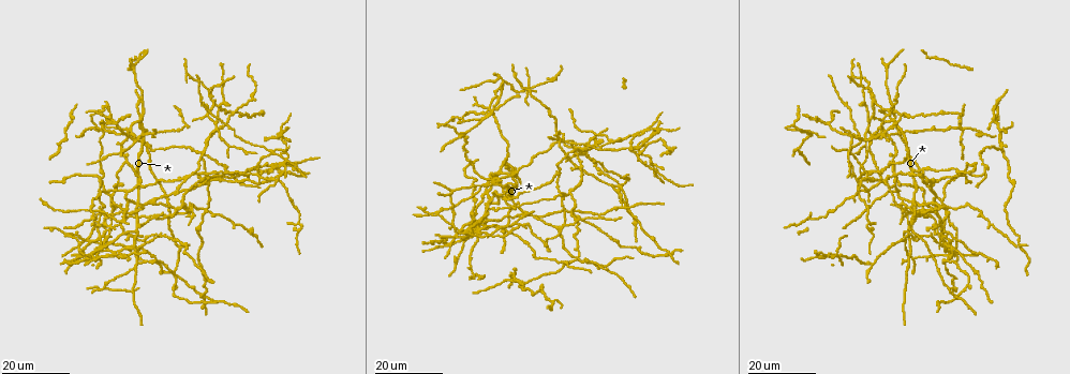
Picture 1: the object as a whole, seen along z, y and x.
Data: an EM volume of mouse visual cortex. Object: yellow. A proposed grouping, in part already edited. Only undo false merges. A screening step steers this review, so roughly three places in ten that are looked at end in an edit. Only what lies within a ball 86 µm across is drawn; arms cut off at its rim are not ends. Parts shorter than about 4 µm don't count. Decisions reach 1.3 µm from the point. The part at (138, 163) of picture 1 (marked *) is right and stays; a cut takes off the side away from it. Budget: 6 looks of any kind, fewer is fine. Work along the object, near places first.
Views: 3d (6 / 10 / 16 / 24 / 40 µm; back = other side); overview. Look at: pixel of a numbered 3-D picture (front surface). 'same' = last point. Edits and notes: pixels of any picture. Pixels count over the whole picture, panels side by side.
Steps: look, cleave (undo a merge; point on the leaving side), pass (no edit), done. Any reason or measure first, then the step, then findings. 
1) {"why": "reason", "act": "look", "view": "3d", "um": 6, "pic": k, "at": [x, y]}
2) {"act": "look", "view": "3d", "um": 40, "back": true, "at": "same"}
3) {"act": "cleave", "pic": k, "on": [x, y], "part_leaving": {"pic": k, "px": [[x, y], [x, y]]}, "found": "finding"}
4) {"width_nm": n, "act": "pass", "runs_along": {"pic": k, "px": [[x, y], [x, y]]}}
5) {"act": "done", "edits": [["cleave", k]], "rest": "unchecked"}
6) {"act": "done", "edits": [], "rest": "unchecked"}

{"why": "arms part here", "act": "look", "view": "3d", "um": 16, "pic": 1, "at": [128, 190]}

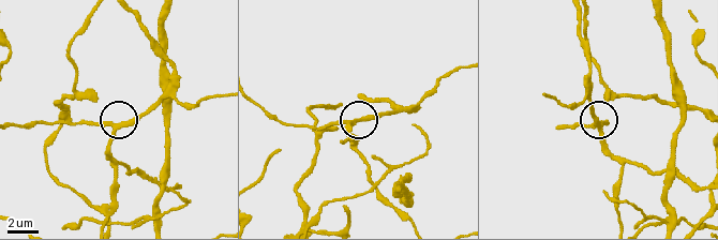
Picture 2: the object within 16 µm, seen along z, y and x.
{"why": "zoom in", "act": "look", "view": "3d", "um": 10, "pic": 2, "at": [601, 125]}

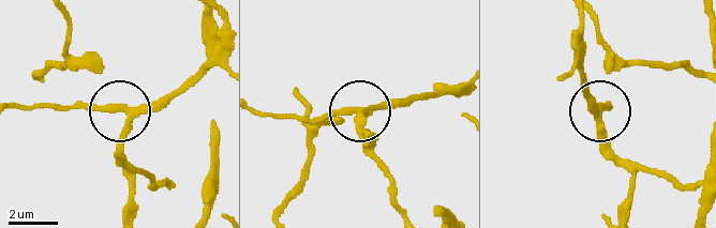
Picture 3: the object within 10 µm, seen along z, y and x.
{"width_nm": 280, "act": "pass", "runs_along": {"pic": 3, "px": [[221, 47], [161, 99], [122, 110], [124, 173]]}, "found": "all the same cell"}

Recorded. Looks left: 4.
{"why": "three-way junction", "act": "look", "view": "3d", "um": 24, "pic": 1, "at": [126, 160]}

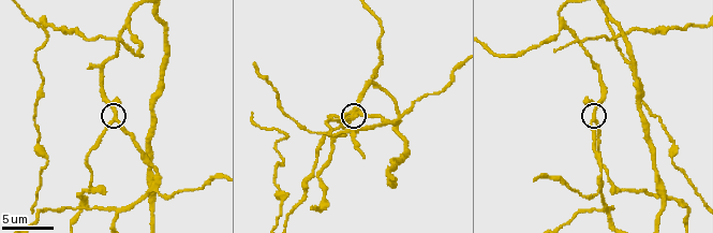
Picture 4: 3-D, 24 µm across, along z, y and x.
{"act": "look", "view": "3d", "um": 6, "pic": 4, "at": [353, 118]}

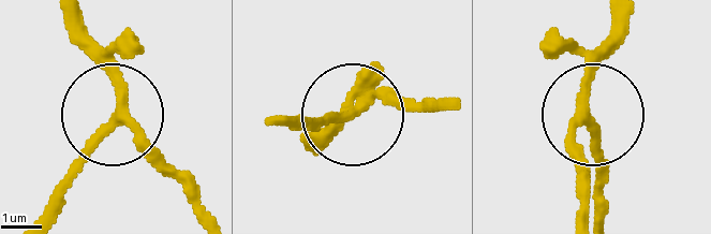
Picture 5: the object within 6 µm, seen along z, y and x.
{"act": "look", "view": "3d", "um": 6, "back": true, "pic": 5, "at": [587, 122]}

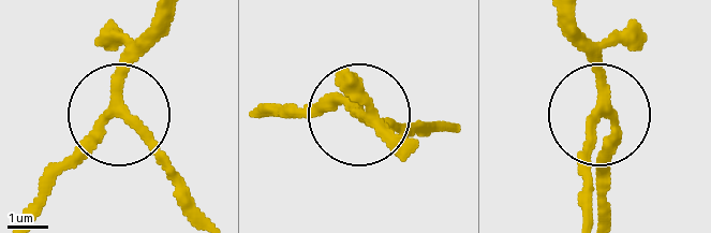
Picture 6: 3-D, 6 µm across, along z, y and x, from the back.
{"act": "pass", "runs_along": {"pic": 6, "px": [[410, 143], [338, 102], [260, 112]]}, "found": "one cell here"}

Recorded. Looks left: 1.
{"act": "done", "edits": [], "rest": "unchecked"}

